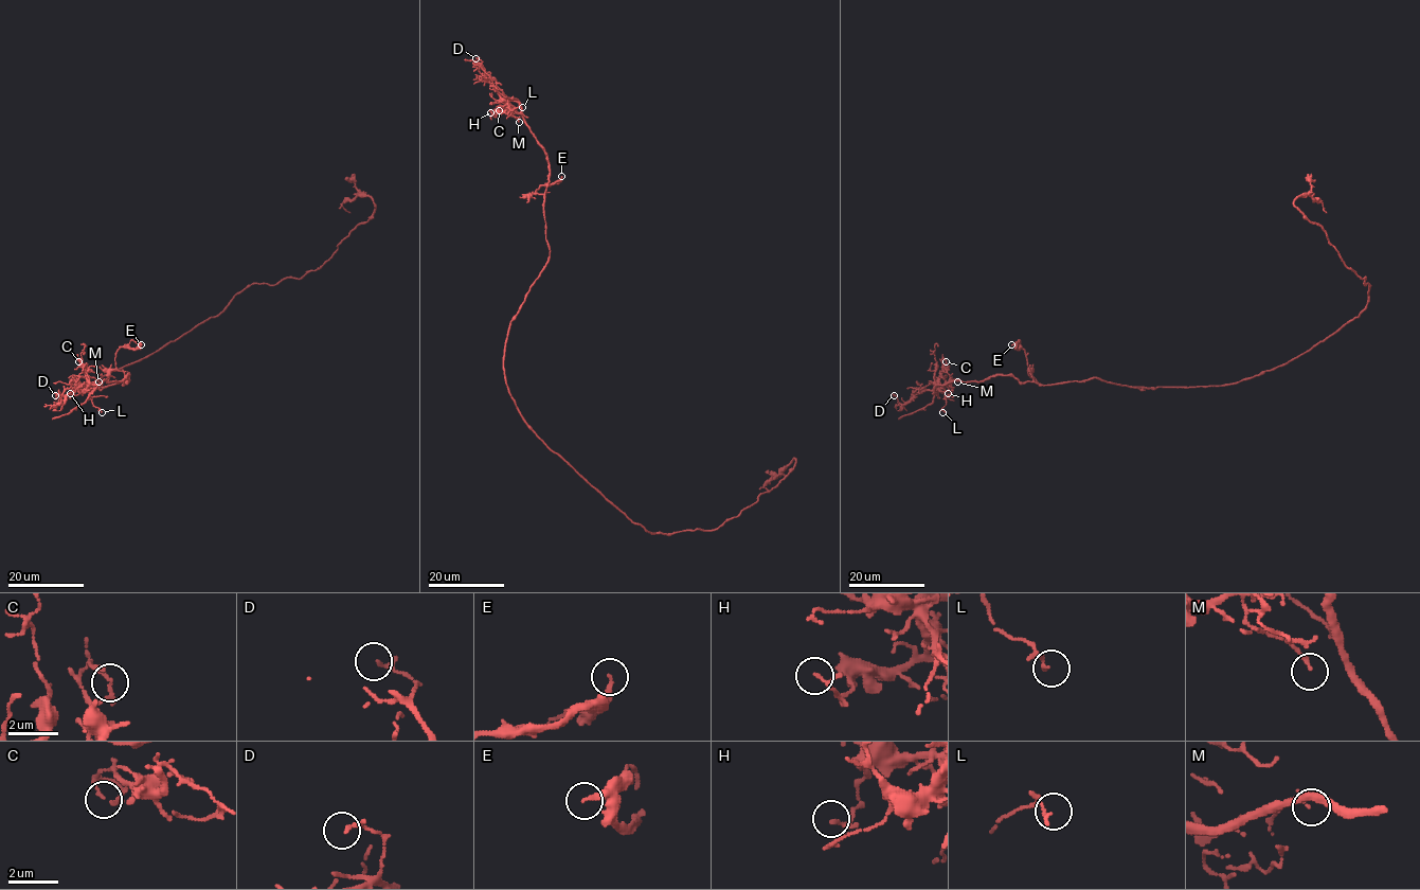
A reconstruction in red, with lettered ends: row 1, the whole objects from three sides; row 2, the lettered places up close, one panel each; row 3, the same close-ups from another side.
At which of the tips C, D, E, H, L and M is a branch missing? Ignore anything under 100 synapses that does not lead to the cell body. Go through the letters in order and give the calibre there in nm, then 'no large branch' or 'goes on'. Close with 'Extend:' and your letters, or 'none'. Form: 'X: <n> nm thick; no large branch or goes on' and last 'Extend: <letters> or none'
C: 110 nm thick; no large branch
D: 160 nm thick; no large branch
E: 200 nm thick; no large branch
H: 100 nm thick; no large branch
L: 130 nm thick; no large branch
M: 90 nm thick; no large branch
Extend: none

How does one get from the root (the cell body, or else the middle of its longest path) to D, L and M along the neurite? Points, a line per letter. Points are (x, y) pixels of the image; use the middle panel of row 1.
D: (529, 427), (503, 357), (509, 321), (550, 252), (549, 165), (520, 106), (500, 98), (475, 58)
L: (529, 427), (503, 357), (509, 321), (550, 252), (549, 165), (520, 106), (508, 102), (522, 107)
M: (529, 427), (503, 357), (509, 321), (550, 252), (549, 165), (509, 101), (519, 122)

